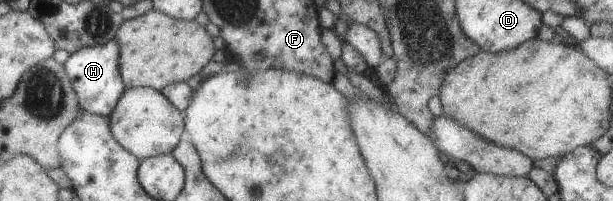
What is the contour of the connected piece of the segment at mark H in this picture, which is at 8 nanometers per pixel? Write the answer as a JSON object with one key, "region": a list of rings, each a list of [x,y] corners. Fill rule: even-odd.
{"region":[[[116,39],[101,46],[79,49],[66,61],[65,68],[75,89],[79,106],[86,112],[99,116],[109,116],[116,107],[122,93],[127,88],[119,70],[119,45]]]}

